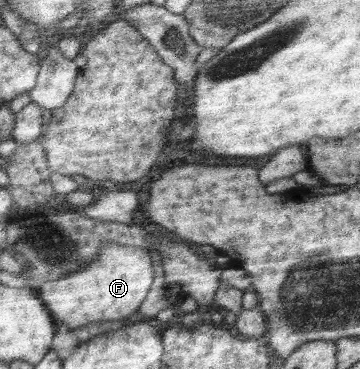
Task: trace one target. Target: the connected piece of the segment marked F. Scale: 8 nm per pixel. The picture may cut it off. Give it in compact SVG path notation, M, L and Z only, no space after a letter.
M108 243L96 259L82 269L36 286L36 290L50 307L55 323L65 323L70 329L99 321L123 320L123 317L133 316L151 289L151 267L151 257L145 247Z

